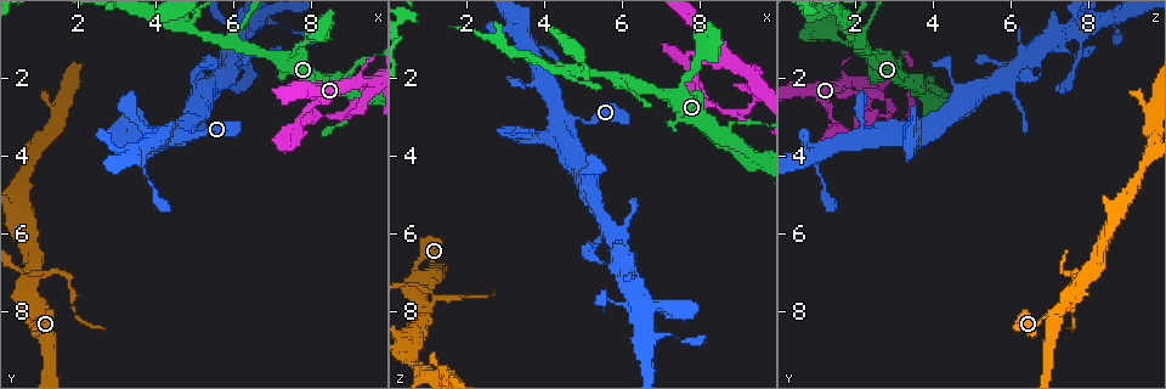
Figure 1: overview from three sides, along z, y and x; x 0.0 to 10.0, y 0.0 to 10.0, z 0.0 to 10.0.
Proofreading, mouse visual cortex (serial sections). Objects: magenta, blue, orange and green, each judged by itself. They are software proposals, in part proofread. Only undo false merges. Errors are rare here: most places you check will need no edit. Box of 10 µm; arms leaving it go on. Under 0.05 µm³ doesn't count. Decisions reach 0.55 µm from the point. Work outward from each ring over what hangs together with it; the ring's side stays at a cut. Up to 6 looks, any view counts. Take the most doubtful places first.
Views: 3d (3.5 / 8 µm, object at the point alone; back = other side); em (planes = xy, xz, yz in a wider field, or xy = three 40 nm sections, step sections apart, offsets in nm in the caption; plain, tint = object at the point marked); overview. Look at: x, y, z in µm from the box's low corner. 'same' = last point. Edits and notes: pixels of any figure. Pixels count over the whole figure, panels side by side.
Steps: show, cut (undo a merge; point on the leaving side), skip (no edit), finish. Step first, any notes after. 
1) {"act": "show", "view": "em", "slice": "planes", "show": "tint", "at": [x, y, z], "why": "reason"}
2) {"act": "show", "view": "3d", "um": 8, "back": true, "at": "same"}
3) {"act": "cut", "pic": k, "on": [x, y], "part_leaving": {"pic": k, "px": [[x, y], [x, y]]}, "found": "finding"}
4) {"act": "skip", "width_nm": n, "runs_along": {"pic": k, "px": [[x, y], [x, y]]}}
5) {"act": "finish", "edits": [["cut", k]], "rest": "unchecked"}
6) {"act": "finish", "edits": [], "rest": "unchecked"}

{"act": "show", "view": "3d", "um": 3.5, "at": [4.90, 0.70, 1.90], "why": "looks like a crossing"}

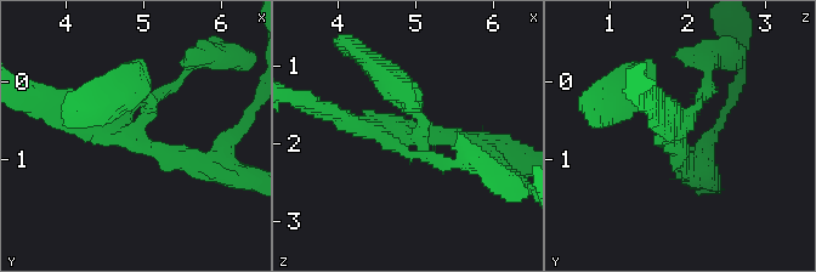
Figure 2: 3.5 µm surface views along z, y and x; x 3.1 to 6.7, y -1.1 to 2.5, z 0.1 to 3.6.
{"act": "show", "view": "em", "slice": "xy", "step": 1, "show": "tint", "at": [4.90, 0.70, 1.90], "arms": 4, "arm_widths_nm": [150, 200, 250, 250]}

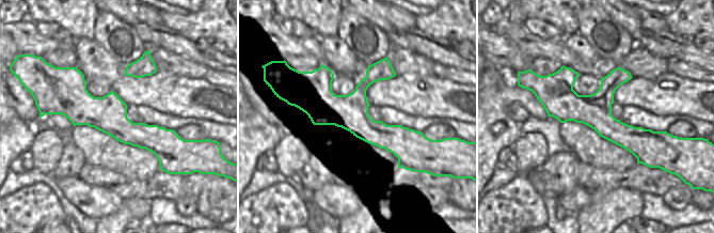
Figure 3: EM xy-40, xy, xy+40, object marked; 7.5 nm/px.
{"act": "skip", "runs_along": {"pic": 3, "px": [[289, 97], [424, 140]]}, "found": "all the same cell"}

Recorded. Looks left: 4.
{"act": "show", "view": "em", "slice": "xy", "step": 3, "show": "tint", "at": [7.65, 3.20, 1.50], "why": "sharp bend"}

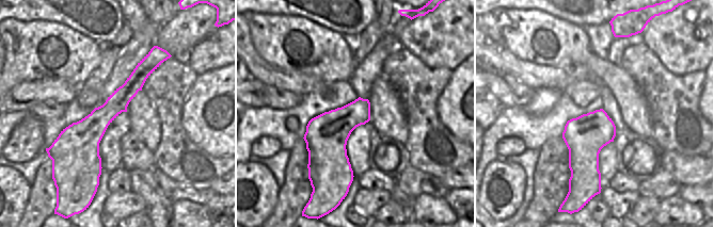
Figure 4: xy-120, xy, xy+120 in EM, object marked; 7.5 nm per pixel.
{"act": "show", "view": "3d", "um": 3.5, "at": "same"}

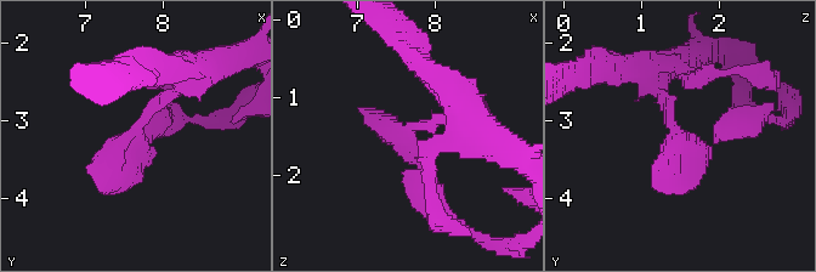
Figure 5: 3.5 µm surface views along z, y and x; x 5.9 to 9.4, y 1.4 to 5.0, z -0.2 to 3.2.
{"act": "skip", "runs_along": {"pic": 4, "px": [[149, 57], [91, 129], [94, 181]]}, "found": "one cell here"}

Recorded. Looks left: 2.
{"act": "show", "view": "3d", "um": 8, "back": true, "at": [4.60, 3.50, 3.20], "why": "four or more arms meet"}

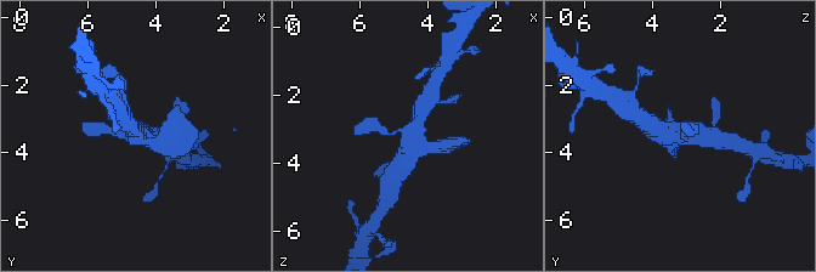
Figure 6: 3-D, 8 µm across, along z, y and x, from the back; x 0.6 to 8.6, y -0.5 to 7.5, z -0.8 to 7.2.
{"act": "show", "view": "em", "slice": "xy", "step": 2, "show": "tint", "at": "same", "arms": 4, "arm_widths_nm": [250, 350, 500, 500]}

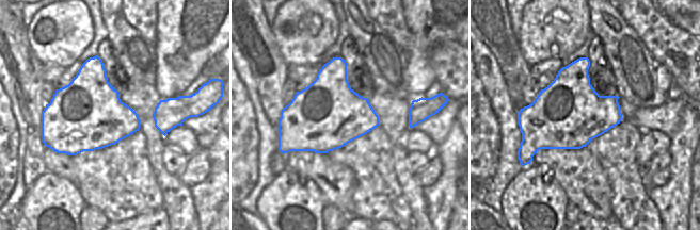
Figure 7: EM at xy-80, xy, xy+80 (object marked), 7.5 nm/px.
{"act": "skip", "runs_along": {"pic": 6, "px": [[377, 126], [412, 137], [402, 162]]}, "found": "continuous, no second cell"}

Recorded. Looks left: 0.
{"act": "finish", "edits": [], "rest": "unchecked"}

